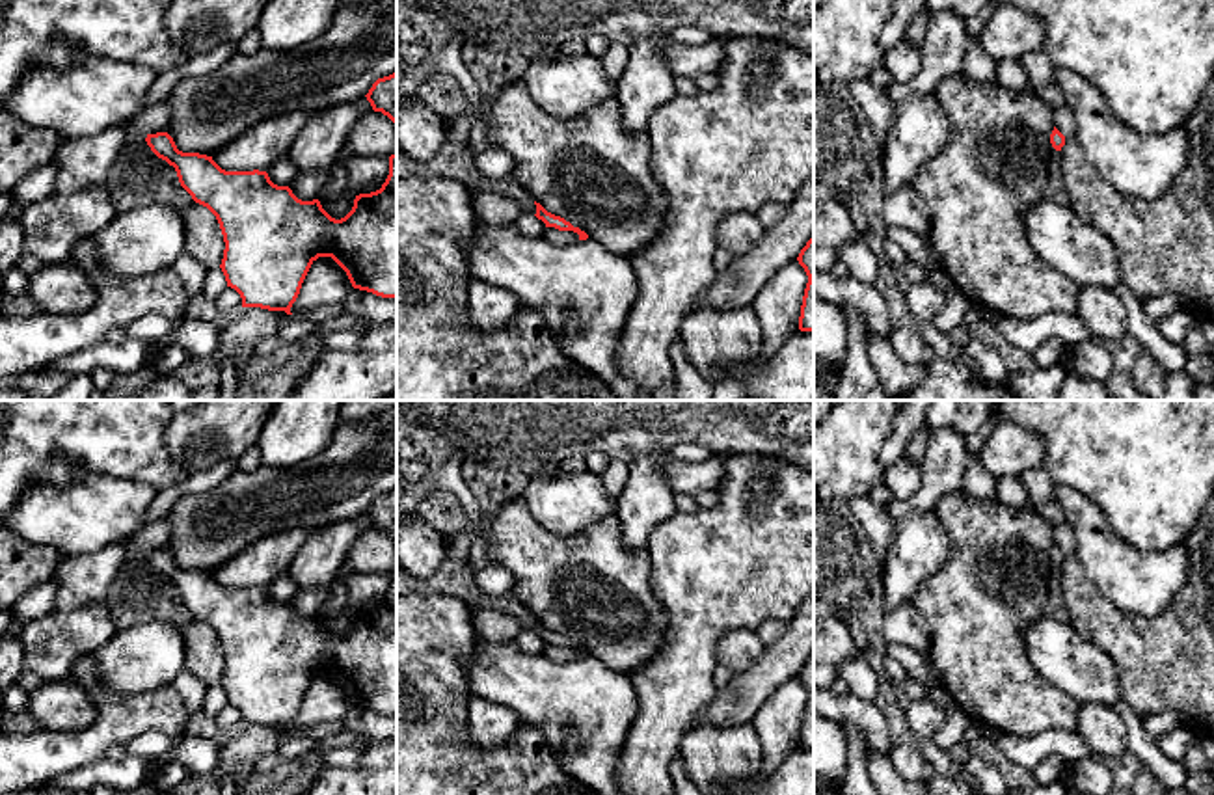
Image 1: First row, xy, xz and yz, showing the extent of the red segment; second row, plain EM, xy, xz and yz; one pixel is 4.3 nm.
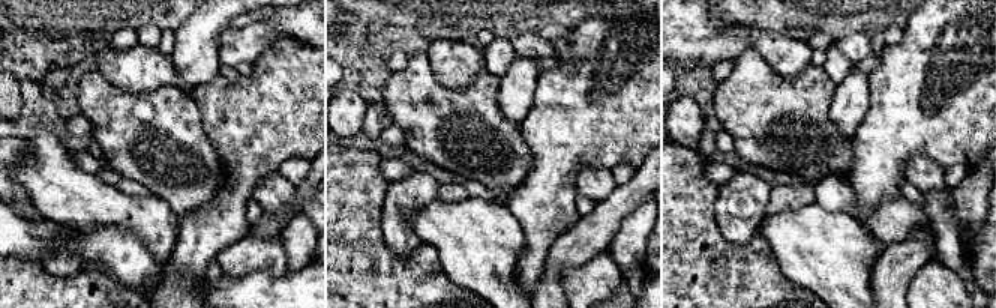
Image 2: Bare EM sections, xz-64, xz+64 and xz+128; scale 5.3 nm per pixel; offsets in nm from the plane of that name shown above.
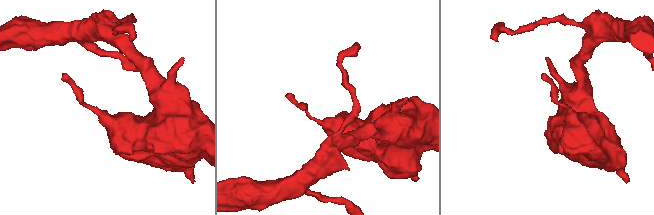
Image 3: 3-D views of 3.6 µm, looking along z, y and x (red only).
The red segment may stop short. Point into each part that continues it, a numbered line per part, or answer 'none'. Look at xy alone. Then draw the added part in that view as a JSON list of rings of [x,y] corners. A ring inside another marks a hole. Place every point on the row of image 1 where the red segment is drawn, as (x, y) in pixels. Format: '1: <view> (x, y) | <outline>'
1: xy (155, 118) | [[[166,99],[142,110],[130,127],[138,127],[147,134],[156,134],[166,130],[169,119],[171,119],[171,102]]]

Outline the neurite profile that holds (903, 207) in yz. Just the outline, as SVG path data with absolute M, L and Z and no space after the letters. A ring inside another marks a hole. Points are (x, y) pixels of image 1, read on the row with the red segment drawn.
M907 184L886 195L883 203L883 220L886 225L899 225L914 235L929 235L931 216L925 201Z

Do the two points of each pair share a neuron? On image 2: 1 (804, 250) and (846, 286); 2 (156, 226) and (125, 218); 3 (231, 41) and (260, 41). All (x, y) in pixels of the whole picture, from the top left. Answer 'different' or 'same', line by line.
1: same
2: same
3: same

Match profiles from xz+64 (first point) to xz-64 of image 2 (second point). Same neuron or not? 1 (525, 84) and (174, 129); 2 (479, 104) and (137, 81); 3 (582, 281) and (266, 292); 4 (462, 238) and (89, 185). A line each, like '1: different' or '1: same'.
1: different
2: different
3: different
4: same

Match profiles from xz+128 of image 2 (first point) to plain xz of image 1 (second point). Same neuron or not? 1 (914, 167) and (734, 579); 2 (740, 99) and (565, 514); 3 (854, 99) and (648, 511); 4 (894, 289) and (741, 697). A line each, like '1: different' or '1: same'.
1: different
2: different
3: same
4: same

